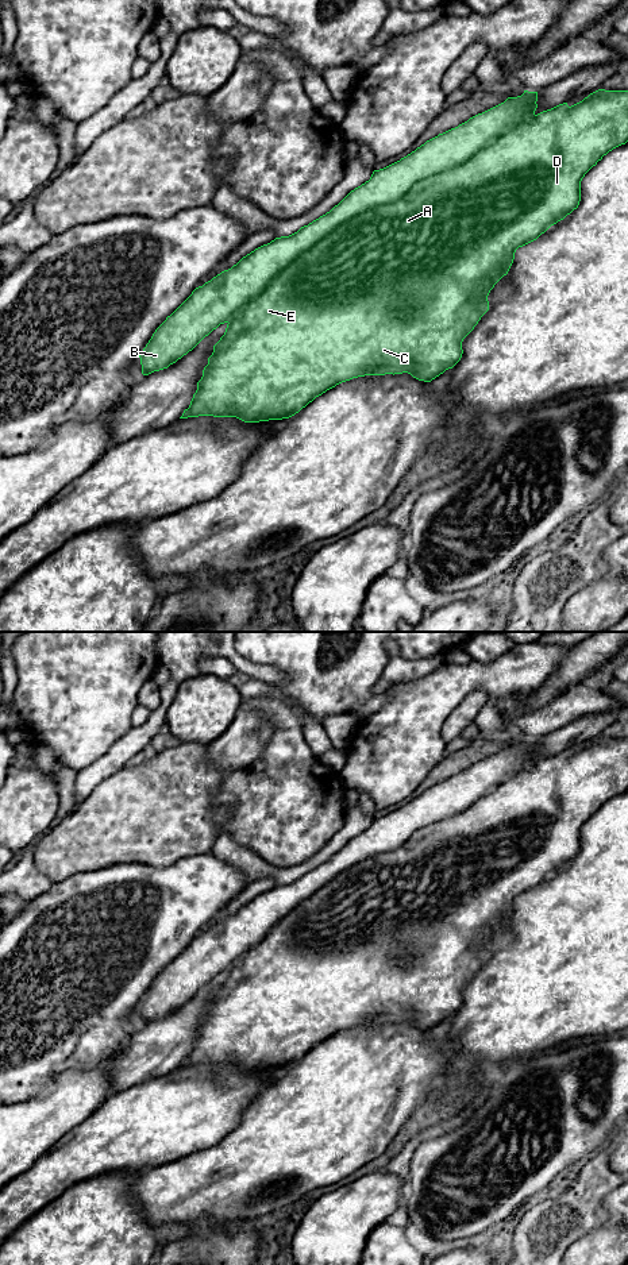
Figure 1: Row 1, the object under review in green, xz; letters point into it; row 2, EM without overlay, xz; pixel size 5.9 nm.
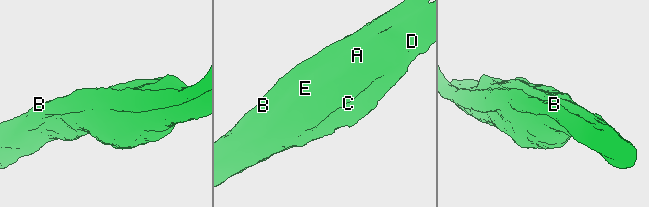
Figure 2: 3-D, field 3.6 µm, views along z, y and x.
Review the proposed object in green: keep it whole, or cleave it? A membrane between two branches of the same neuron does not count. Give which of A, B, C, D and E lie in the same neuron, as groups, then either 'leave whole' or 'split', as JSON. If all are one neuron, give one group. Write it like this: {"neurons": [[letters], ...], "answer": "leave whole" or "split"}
{"neurons": [["A", "B", "C", "D", "E"]], "answer": "leave whole"}

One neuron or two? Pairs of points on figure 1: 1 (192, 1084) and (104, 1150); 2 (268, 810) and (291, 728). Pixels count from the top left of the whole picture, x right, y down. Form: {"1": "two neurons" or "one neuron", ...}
{"1": "one neuron", "2": "one neuron"}

